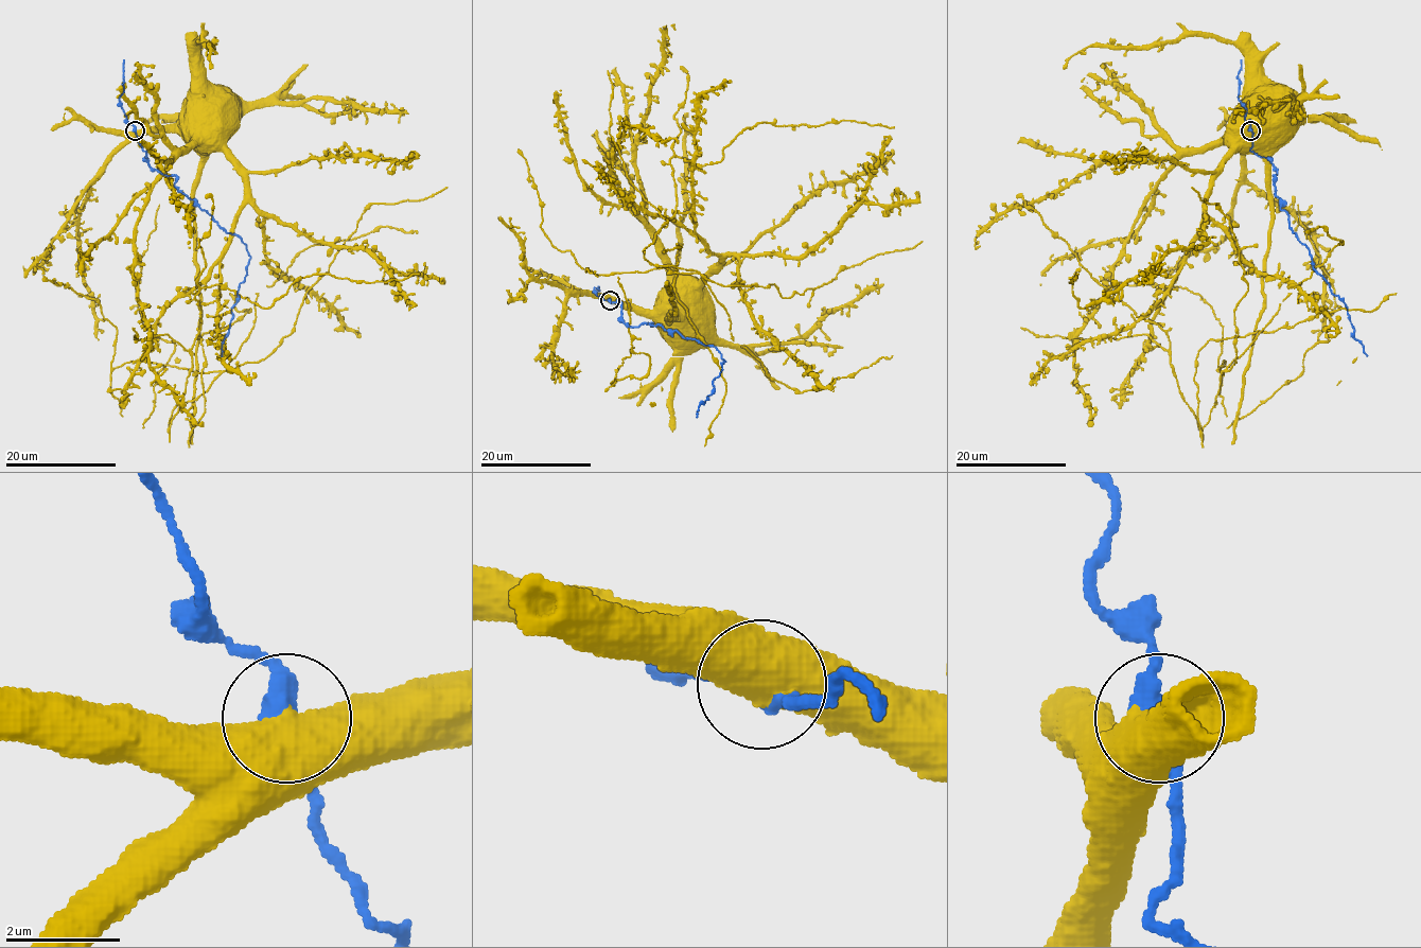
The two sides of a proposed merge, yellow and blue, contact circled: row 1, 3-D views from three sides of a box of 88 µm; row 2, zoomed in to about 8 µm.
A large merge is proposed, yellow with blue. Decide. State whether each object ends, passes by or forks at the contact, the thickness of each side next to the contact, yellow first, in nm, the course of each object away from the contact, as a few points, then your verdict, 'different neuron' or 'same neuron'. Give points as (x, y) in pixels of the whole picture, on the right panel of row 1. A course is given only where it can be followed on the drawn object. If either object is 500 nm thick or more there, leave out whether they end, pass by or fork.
800/360 nm | yellow via (1251, 132), (1260, 129), (1238, 118), (1242, 115) | blue via (1251, 132), (1250, 150), (1275, 165), (1275, 193), (1290, 228), (1341, 300), (1366, 356) | same neuron

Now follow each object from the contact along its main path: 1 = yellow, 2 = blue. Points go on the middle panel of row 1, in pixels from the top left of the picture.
1: (611, 301), (626, 301), (652, 310), (666, 290), (676, 287), (680, 292)
2: (611, 301), (621, 303), (626, 325), (661, 325), (713, 346), (721, 355), (722, 370), (698, 416)

